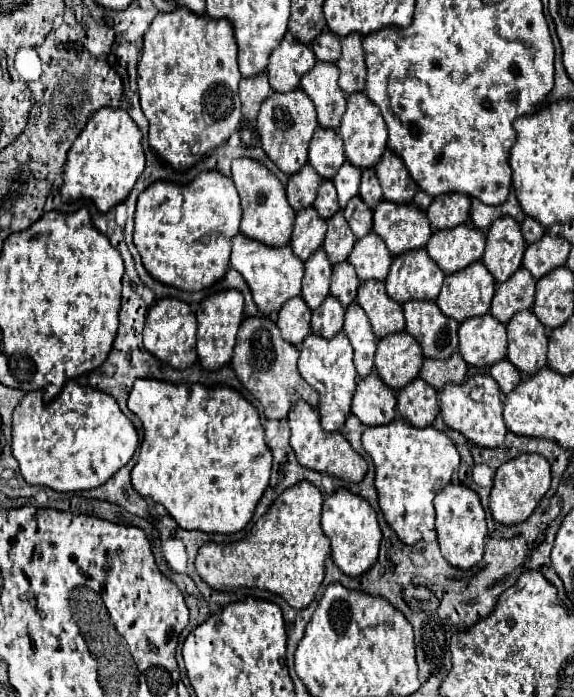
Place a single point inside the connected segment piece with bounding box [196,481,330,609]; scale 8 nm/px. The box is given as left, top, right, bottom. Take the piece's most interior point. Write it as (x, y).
(285, 553)

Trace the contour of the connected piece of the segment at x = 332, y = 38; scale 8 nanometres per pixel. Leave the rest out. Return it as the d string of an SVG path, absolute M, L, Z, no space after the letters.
M326 31L322 33L322 37L316 37L316 41L312 43L312 51L318 61L336 63L340 57L340 39L334 33Z

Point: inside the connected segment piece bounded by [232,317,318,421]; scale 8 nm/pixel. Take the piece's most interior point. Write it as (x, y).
(264, 362)

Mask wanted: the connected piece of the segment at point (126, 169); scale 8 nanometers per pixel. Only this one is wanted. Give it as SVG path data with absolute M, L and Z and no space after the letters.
M98 109L90 115L86 127L76 137L68 153L64 167L64 183L60 187L62 201L70 203L80 197L86 197L92 199L102 213L106 213L128 197L136 179L144 171L144 165L146 155L142 149L142 133L134 119L120 109Z

